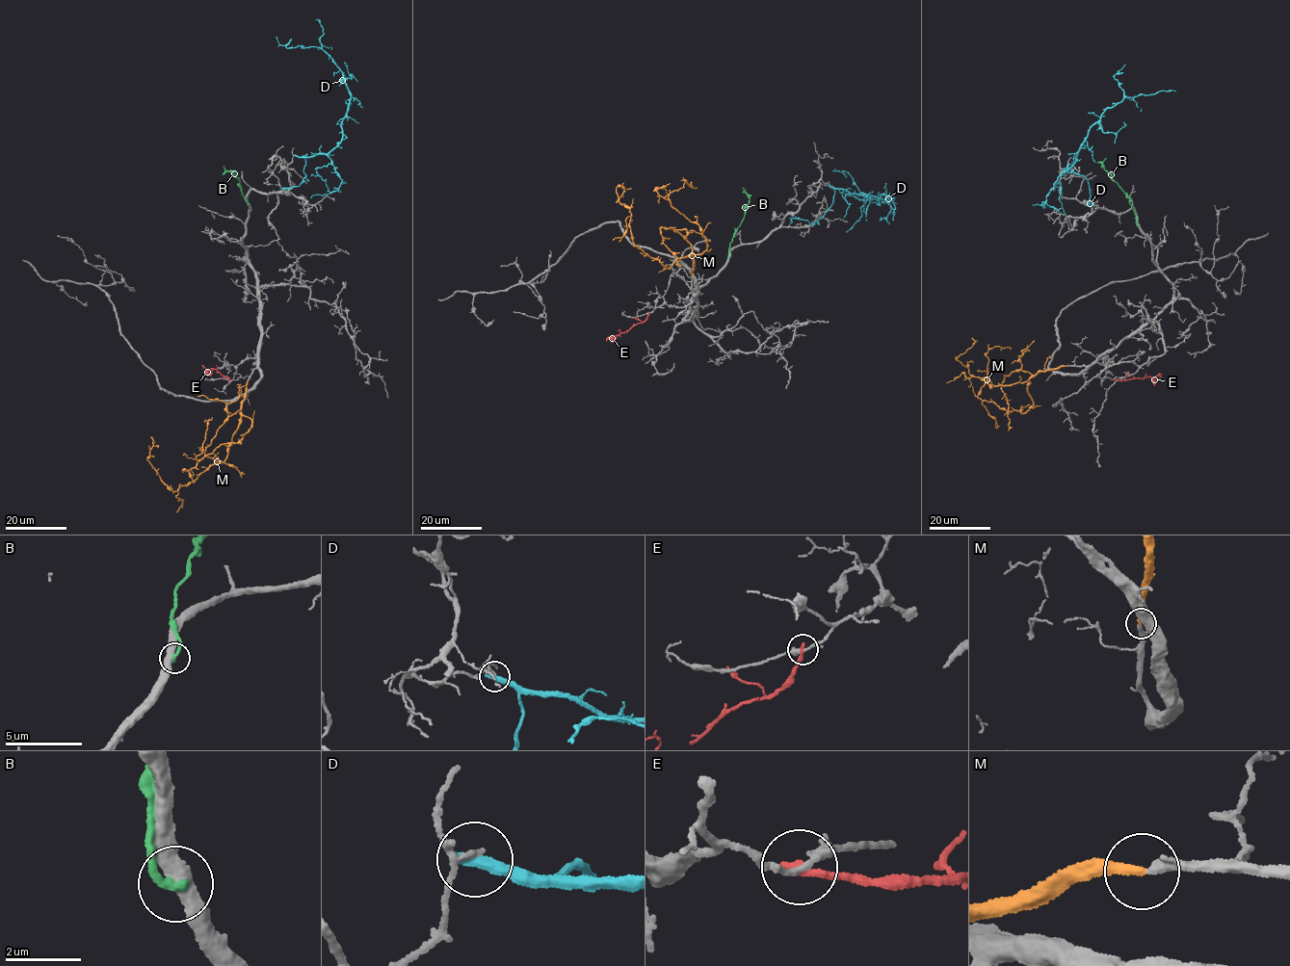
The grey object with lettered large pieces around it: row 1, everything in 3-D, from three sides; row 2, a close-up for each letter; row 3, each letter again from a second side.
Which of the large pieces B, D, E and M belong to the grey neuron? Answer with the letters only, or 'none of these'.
M

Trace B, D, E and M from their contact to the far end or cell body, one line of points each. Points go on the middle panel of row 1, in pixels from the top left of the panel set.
B: (729, 257), (729, 245), (750, 199), (743, 187)
D: (829, 185), (867, 194), (878, 200), (894, 197), (882, 195), (867, 199), (860, 219), (846, 231)
E: (649, 313), (642, 323), (606, 341)
M: (692, 276), (692, 254), (669, 269), (638, 248), (629, 208), (618, 201), (619, 186), (623, 191), (617, 202)

